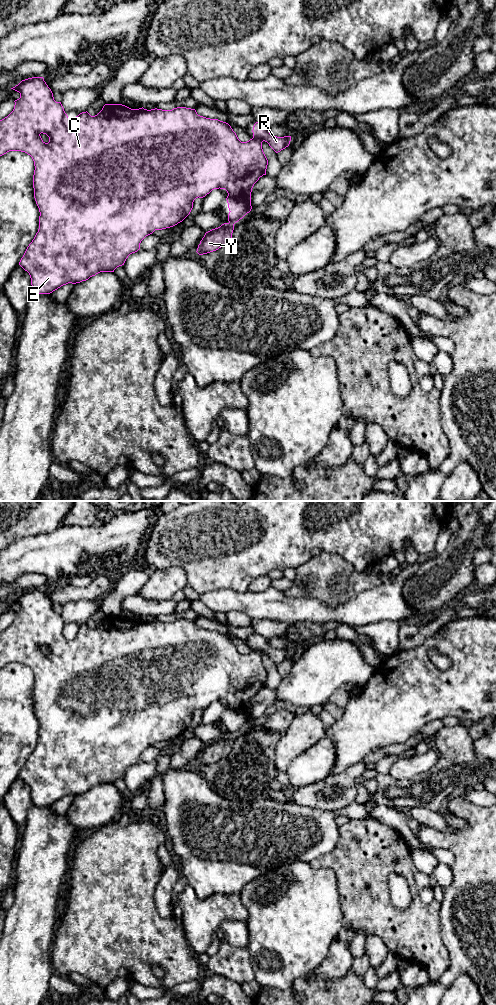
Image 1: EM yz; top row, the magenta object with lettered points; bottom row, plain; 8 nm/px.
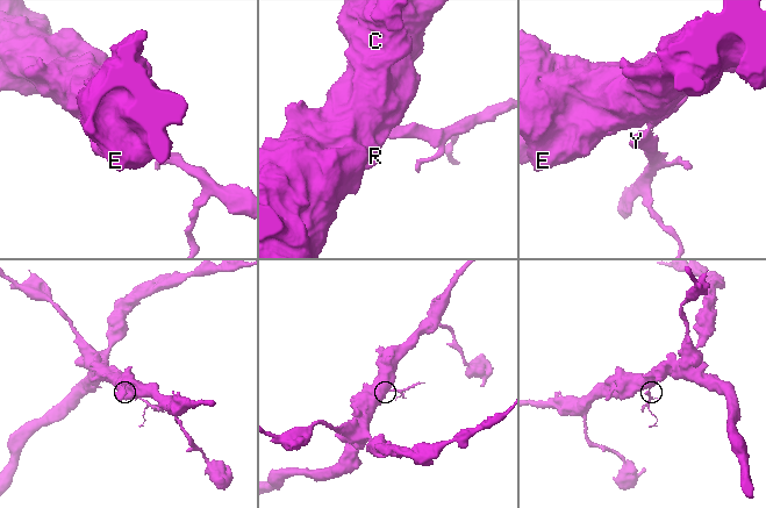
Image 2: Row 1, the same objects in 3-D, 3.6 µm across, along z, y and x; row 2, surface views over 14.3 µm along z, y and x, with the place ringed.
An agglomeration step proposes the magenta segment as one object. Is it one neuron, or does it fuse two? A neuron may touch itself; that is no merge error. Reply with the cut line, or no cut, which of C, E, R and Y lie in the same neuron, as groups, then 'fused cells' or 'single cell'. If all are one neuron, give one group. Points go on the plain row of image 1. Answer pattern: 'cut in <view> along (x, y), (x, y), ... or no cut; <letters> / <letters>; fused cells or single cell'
cut in yz along (229, 734), (233, 736); C E R / Y; fused cells

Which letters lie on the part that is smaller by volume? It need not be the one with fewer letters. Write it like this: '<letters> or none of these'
Y

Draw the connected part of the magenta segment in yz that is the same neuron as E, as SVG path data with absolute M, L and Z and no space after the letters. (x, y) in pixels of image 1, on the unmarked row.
M32 589L32 590L22 592L18 597L16 597L15 599L11 600L11 601L19 604L20 610L14 613L15 617L14 617L13 623L7 629L0 632L0 668L6 666L9 663L21 663L21 664L25 664L28 667L30 667L34 673L35 682L34 682L34 687L33 687L33 700L34 700L34 710L35 710L36 716L37 716L37 718L39 720L39 724L40 724L39 741L38 741L38 744L36 745L34 751L27 759L23 769L21 770L21 772L19 774L19 777L25 783L27 783L29 785L30 790L31 790L32 804L34 804L36 806L50 806L63 797L66 797L68 795L76 796L76 795L80 795L82 793L86 793L90 789L95 788L96 786L98 786L100 784L114 784L114 782L117 779L124 777L126 771L128 770L128 768L130 766L135 765L140 761L140 755L146 748L152 746L155 742L162 742L162 741L170 740L170 739L173 739L173 738L177 737L178 735L182 734L190 726L190 724L193 720L194 712L198 709L199 710L205 709L207 706L209 706L214 701L220 700L220 701L225 701L227 703L228 708L227 708L226 712L227 712L228 720L230 723L228 726L228 733L231 736L235 736L240 731L242 731L247 725L249 725L251 723L251 721L252 721L252 718L251 718L252 700L253 700L254 696L259 692L260 689L262 689L263 687L266 687L268 672L263 664L262 654L263 653L267 654L269 656L269 658L276 665L278 665L281 662L288 659L290 656L290 653L291 653L291 648L284 648L284 649L273 648L270 646L270 644L268 642L268 638L265 638L264 636L262 636L260 634L256 634L254 636L253 642L252 642L253 650L247 654L241 654L238 651L236 645L233 643L233 641L231 640L231 638L228 635L220 633L218 631L210 631L210 630L200 628L197 626L195 621L186 620L186 619L177 619L172 622L162 622L162 621L157 621L157 620L147 622L147 621L144 621L143 619L139 620L139 621L131 621L122 616L105 616L103 618L102 622L95 628L91 628L86 623L86 624L80 625L78 628L76 628L70 632L68 630L67 626L65 625L61 614L56 614L54 612L53 605L52 605L51 601L48 599L48 597L46 596L46 594L44 593L43 589Z

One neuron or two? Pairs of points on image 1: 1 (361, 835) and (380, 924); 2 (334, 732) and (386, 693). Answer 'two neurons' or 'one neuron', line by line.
1: one neuron
2: one neuron

